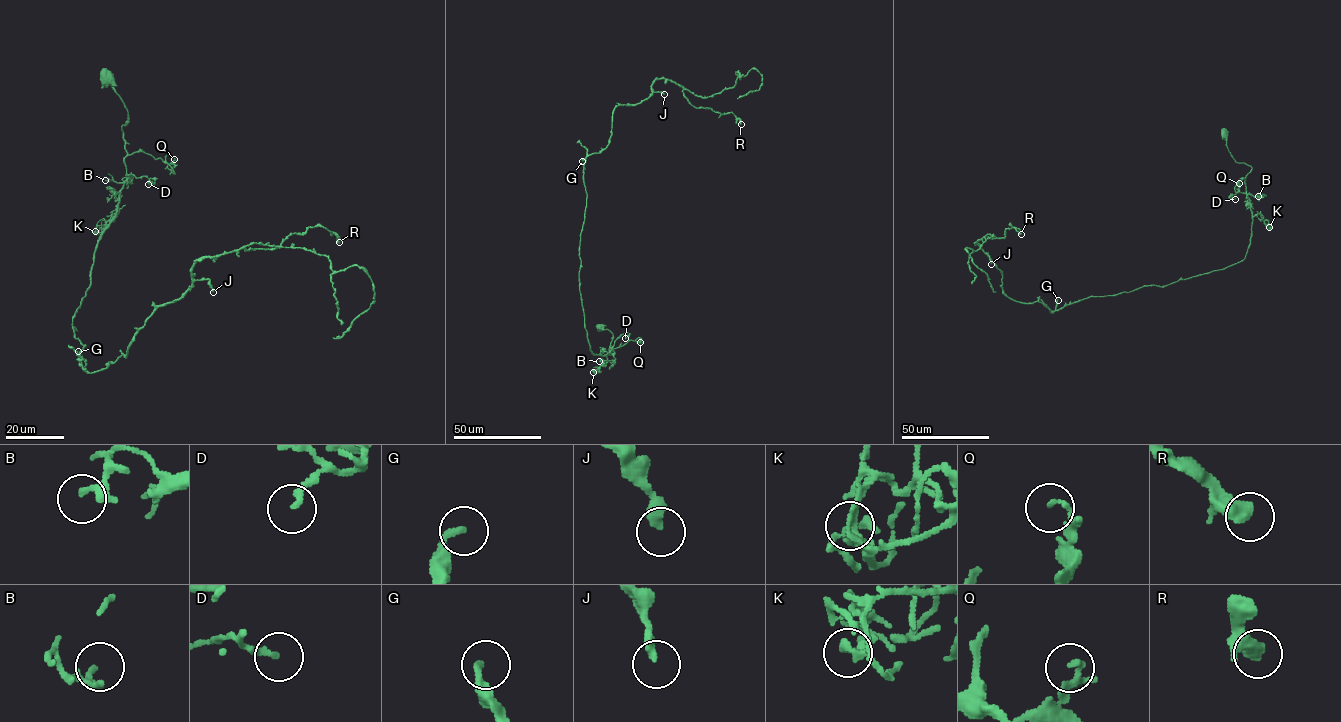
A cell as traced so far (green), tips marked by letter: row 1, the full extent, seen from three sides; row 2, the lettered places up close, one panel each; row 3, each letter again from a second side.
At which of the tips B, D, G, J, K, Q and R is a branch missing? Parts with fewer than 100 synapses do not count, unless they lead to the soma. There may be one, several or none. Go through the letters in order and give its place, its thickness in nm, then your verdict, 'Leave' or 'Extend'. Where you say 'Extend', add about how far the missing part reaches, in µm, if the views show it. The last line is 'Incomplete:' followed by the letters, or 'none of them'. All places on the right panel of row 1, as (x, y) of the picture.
B: Place: (1258, 196). Thickness 120 nm. Leave
D: Place: (1235, 199). Thickness 170 nm. Leave
G: Place: (1058, 300). Thickness 220 nm. Leave
J: Place: (991, 264). Thickness 320 nm. Leave
K: Place: (1269, 227). Thickness 280 nm. Leave
Q: Place: (1239, 183). Thickness 150 nm. Leave
R: Place: (1021, 234). Thickness 500 nm. Leave
Incomplete: none of them

